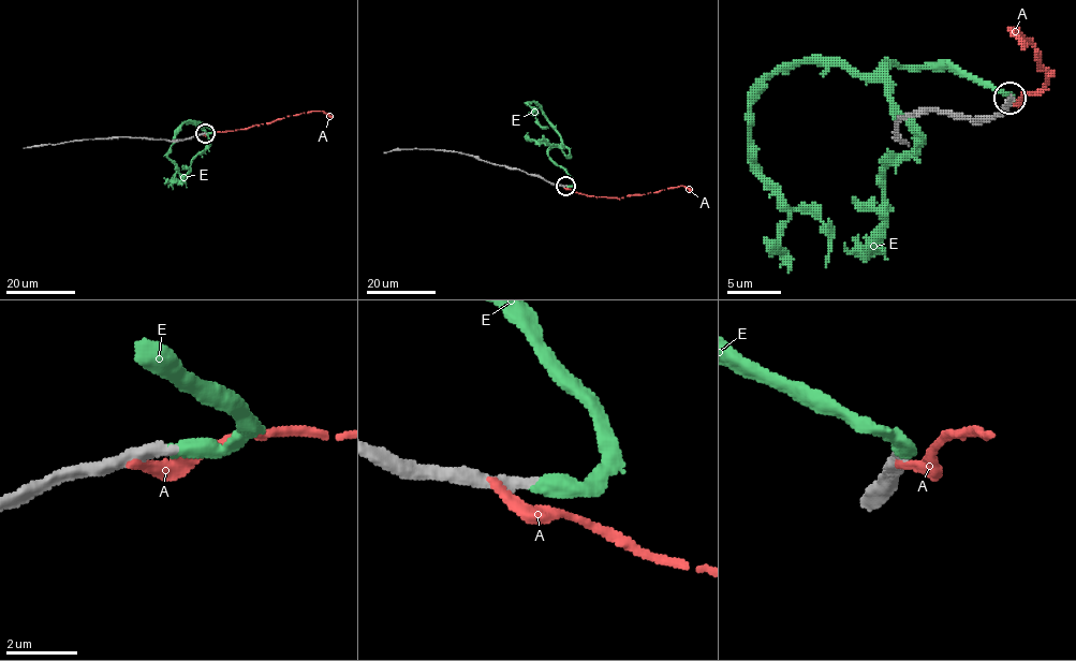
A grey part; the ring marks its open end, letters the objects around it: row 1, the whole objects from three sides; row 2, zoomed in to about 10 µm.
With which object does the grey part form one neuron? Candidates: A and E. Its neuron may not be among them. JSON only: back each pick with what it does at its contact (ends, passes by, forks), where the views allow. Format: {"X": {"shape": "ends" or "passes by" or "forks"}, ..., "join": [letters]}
{"E": {"shape": "ends"}, "join": ["E"]}

